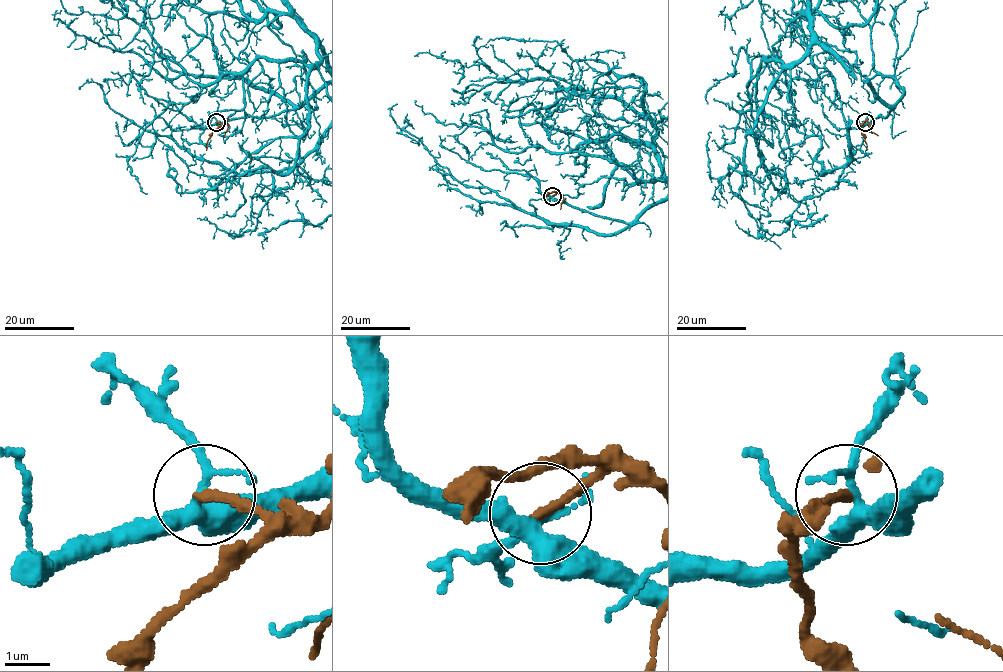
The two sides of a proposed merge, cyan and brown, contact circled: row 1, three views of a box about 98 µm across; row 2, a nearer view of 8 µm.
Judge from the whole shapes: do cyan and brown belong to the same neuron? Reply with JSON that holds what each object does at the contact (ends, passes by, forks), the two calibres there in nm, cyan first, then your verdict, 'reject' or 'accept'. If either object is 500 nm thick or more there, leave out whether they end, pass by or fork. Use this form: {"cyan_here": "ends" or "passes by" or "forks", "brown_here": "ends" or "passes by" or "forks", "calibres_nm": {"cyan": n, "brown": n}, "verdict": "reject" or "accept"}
{"cyan_here": "forks", "brown_here": "ends", "calibres_nm": {"cyan": 280, "brown": 200}, "verdict": "reject"}

